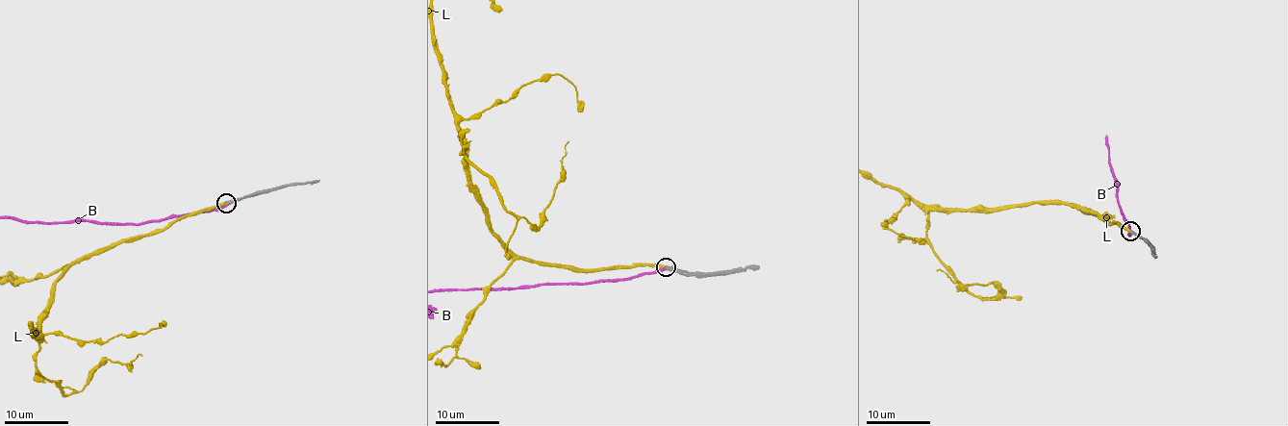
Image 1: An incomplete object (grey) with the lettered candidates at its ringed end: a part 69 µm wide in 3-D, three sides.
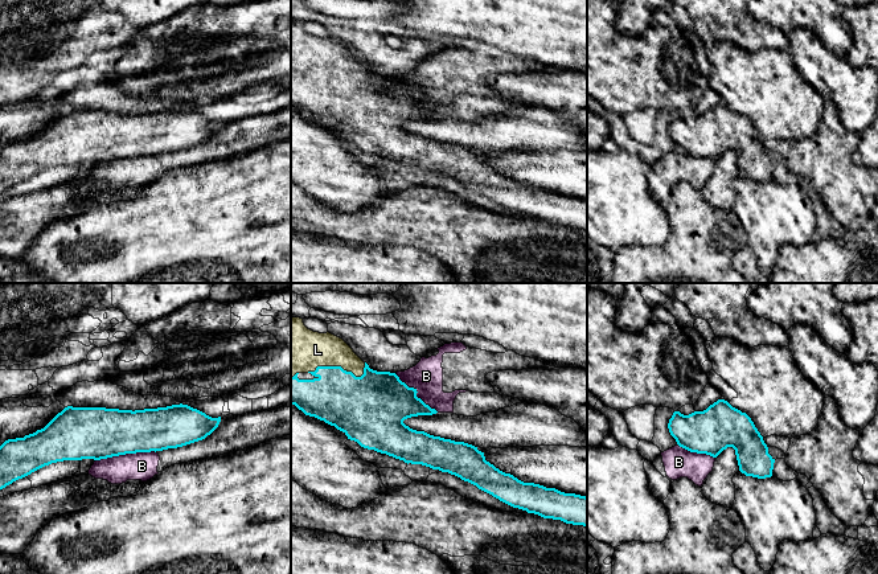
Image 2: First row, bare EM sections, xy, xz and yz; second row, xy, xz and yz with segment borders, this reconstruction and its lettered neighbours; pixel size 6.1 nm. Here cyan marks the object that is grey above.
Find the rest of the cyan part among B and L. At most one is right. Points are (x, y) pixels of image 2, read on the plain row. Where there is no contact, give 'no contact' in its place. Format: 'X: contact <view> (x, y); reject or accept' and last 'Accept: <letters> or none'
B: contact xy (124, 158); reject
L: contact xz (340, 70); accept
Accept: L

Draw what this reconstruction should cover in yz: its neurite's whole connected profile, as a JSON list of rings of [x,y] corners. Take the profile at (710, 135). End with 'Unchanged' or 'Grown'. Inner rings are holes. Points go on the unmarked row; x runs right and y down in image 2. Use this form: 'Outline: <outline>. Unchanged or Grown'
Outline: [[[718,103],[706,114],[694,115],[689,119],[674,115],[669,123],[668,132],[677,148],[690,156],[717,161],[723,153],[733,151],[742,177],[758,183],[772,180],[775,163],[768,157],[763,140],[746,116],[733,111],[725,103]]]. Unchanged

